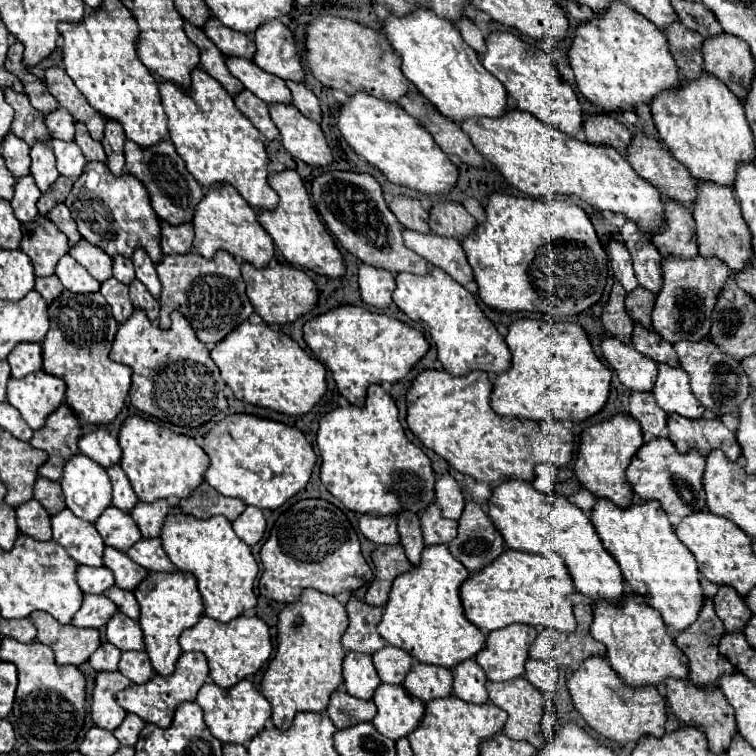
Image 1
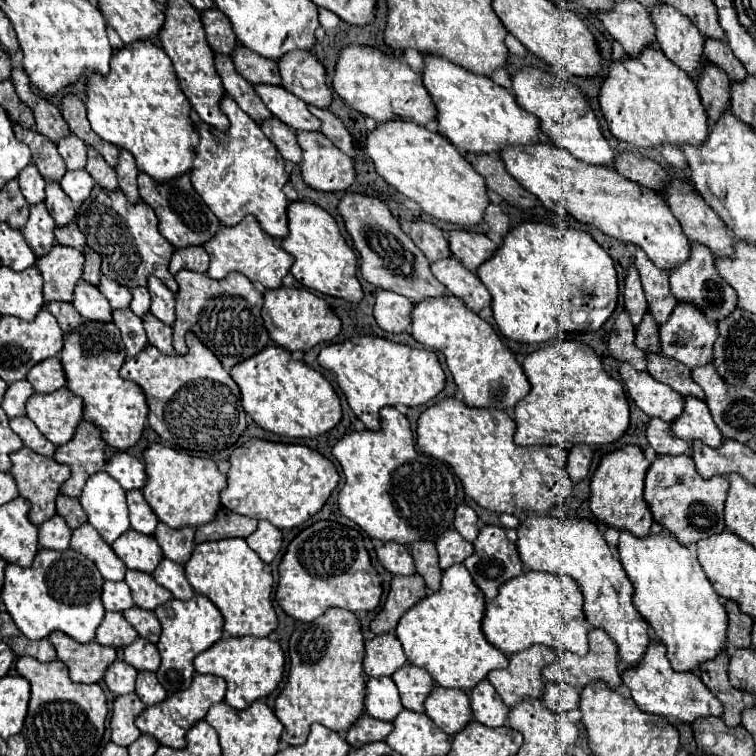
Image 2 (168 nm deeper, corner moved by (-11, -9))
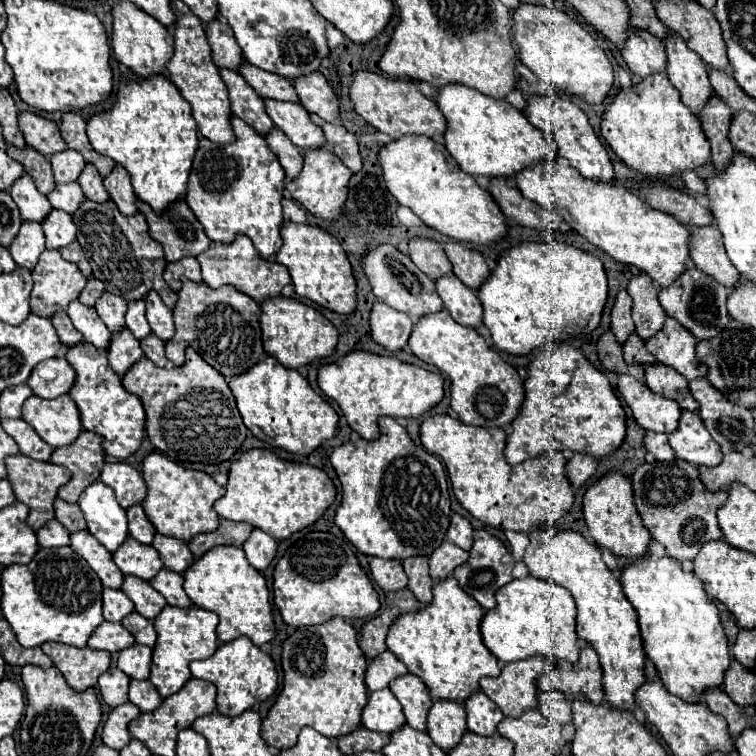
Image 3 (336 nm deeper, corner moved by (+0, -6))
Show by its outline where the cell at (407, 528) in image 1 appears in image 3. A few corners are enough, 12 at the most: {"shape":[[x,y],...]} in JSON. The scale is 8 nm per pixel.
{"shape":[[428,558],[402,562],[408,588],[422,606],[432,602]]}

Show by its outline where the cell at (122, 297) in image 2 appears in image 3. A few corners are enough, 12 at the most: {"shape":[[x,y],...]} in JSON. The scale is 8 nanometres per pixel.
{"shape":[[104,292],[96,312],[112,334],[124,330],[124,298]]}

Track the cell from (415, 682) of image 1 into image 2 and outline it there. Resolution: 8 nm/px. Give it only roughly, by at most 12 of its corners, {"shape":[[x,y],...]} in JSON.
{"shape":[[435,685],[425,713],[447,735],[471,721],[469,697],[461,689]]}

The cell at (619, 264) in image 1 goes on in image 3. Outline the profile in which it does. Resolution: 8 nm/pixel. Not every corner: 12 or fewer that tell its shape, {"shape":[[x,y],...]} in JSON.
{"shape":[[620,290],[610,330],[620,344],[634,332],[630,294]]}

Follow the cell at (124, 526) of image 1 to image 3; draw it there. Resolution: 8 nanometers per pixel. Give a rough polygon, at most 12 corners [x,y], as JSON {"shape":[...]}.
{"shape":[[132,536],[114,562],[150,582],[164,566],[154,546]]}

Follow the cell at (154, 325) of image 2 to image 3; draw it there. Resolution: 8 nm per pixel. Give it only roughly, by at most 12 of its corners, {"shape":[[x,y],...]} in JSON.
{"shape":[[150,334],[140,342],[144,356],[160,368],[170,362],[164,356],[164,342]]}

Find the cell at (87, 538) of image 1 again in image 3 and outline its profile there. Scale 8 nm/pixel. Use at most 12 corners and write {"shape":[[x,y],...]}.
{"shape":[[88,530],[70,546],[106,588],[120,590],[124,574],[112,554]]}

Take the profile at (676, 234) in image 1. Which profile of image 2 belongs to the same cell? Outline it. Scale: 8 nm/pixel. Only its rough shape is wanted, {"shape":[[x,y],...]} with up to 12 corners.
{"shape":[[693,243],[671,269],[671,291],[719,321],[737,293],[715,273],[709,247]]}

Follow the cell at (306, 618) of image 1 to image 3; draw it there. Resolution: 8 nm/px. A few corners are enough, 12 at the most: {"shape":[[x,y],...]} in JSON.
{"shape":[[344,618],[296,628],[264,742],[360,726],[368,662]]}

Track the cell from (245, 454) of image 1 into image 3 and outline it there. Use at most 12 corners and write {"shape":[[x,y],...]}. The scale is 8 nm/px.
{"shape":[[248,450],[214,504],[274,540],[336,500],[320,468]]}

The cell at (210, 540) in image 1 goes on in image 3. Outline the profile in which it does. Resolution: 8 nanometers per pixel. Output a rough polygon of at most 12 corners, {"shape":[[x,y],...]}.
{"shape":[[216,546],[184,572],[220,642],[276,636],[266,580],[242,548]]}

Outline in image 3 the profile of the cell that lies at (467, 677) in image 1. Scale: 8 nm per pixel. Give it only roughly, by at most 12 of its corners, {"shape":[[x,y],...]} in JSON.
{"shape":[[484,694],[466,702],[468,730],[494,736],[504,714]]}

